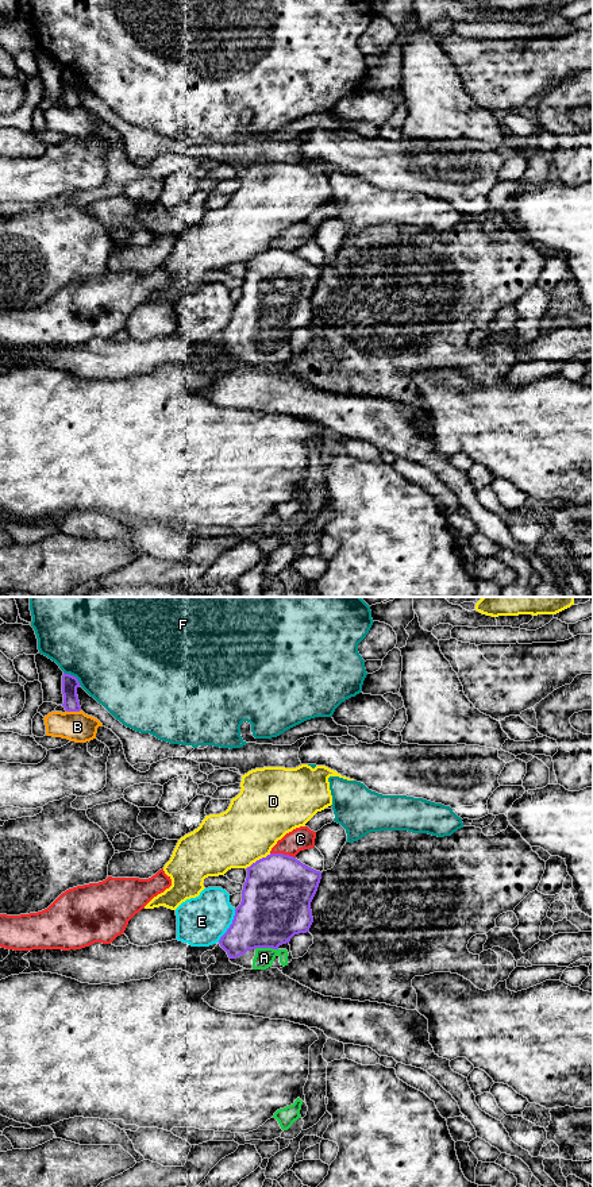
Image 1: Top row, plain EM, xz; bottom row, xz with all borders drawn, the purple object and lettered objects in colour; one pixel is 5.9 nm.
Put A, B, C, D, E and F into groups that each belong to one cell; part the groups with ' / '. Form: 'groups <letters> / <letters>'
groups A / B / C / D / E / F

